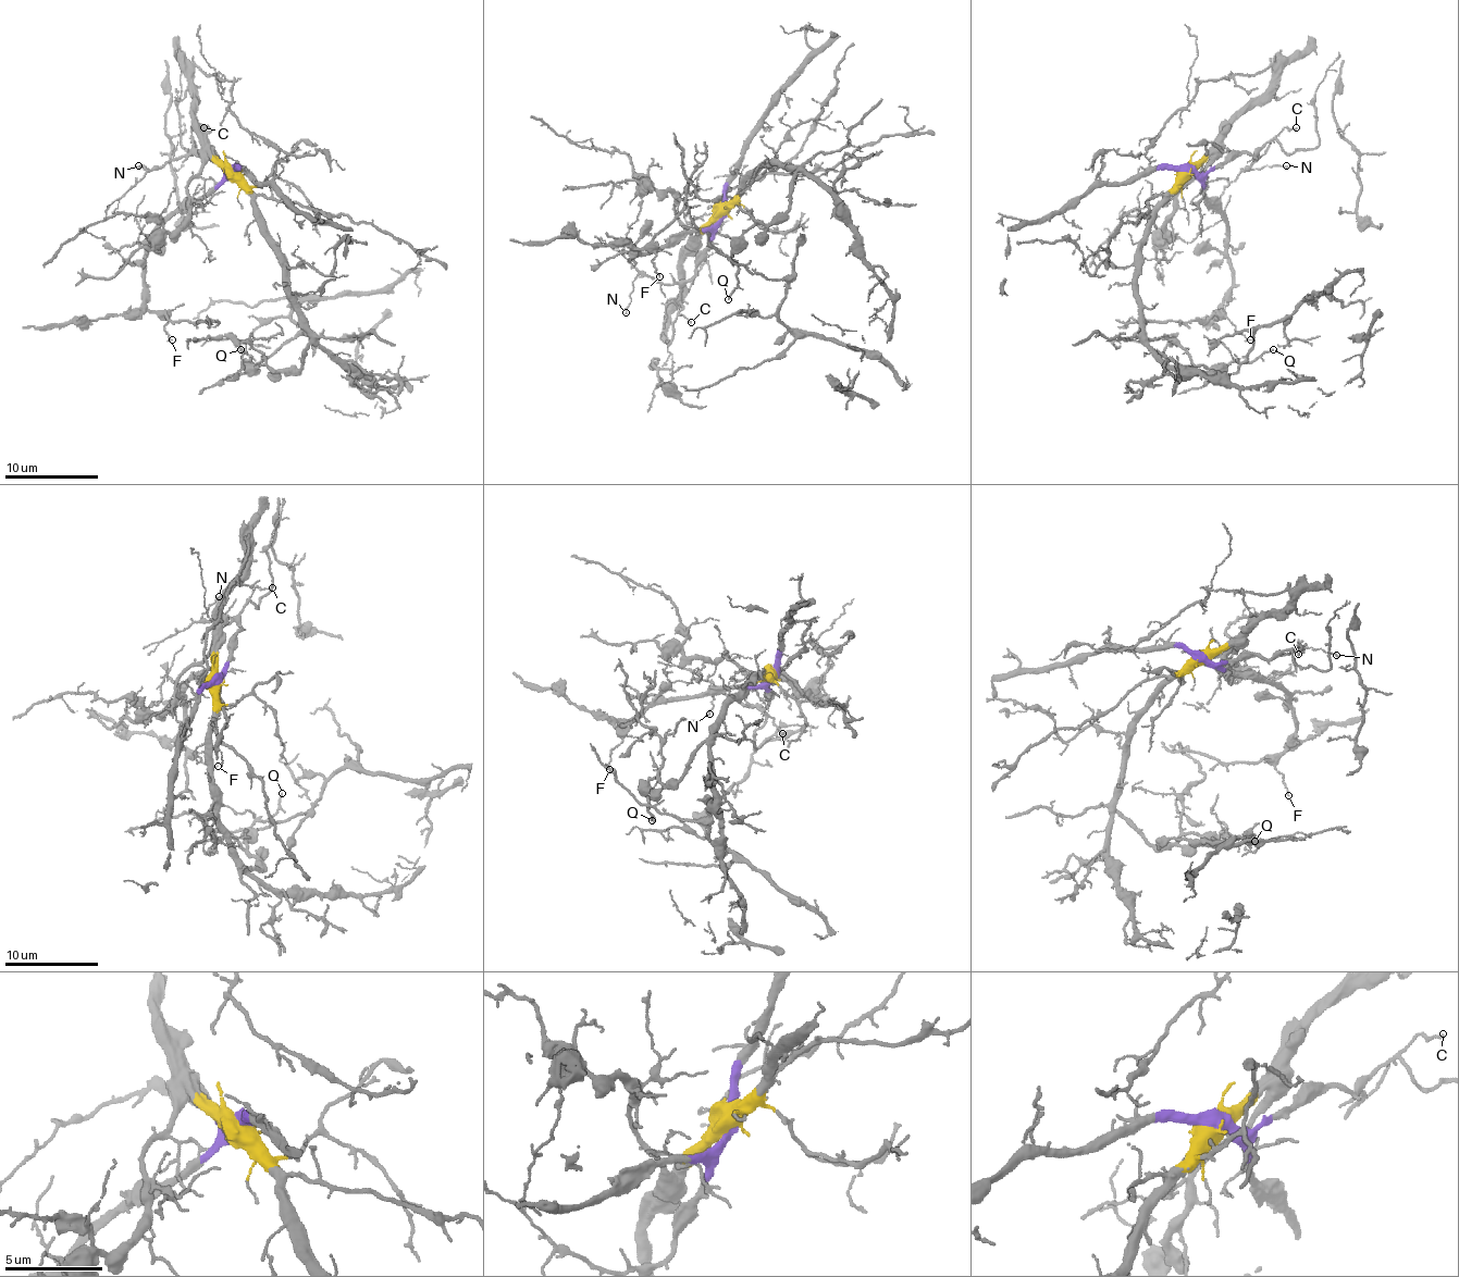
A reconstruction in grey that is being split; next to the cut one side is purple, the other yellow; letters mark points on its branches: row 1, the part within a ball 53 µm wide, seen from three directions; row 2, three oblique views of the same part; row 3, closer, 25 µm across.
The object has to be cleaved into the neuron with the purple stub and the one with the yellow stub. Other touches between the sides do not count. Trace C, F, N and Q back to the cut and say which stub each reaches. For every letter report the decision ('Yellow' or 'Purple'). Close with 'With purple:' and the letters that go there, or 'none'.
C: Purple
F: Purple
N: Purple
Q: Yellow
With purple: C, F, N

